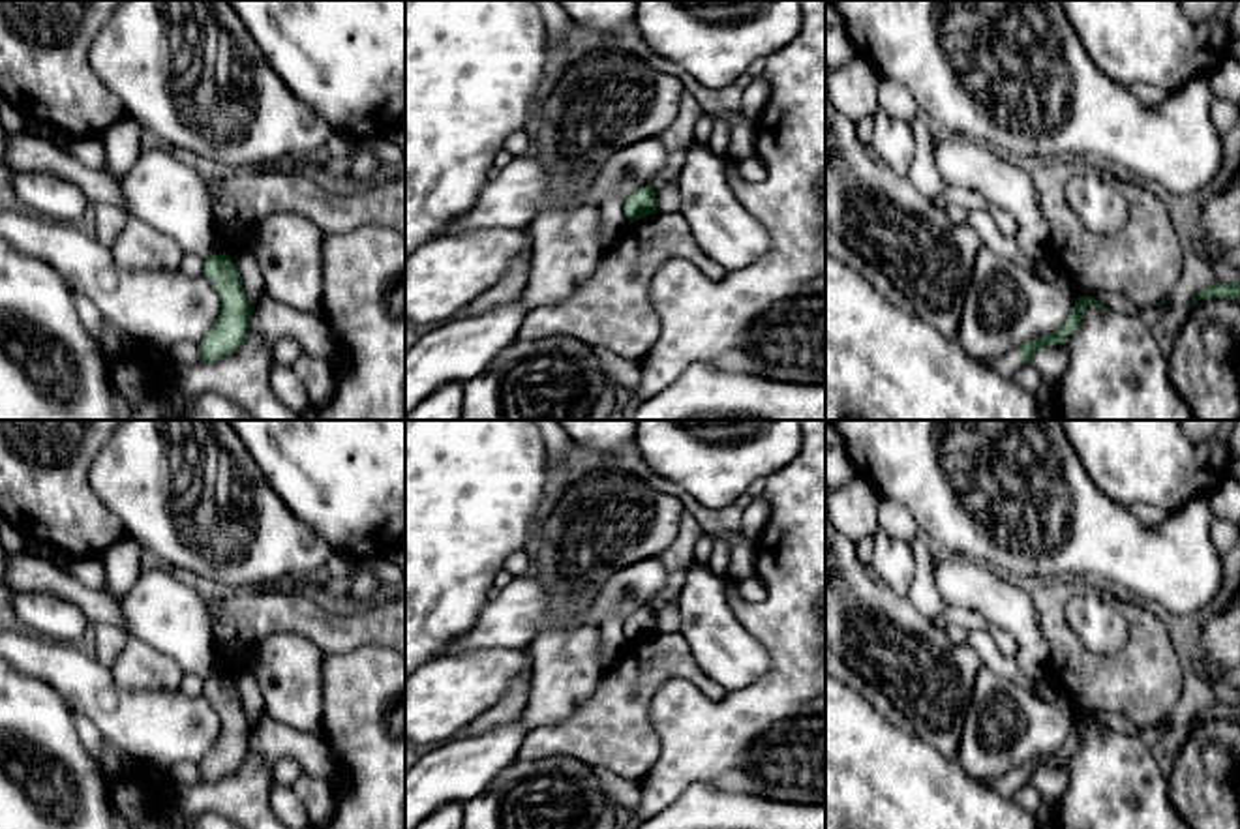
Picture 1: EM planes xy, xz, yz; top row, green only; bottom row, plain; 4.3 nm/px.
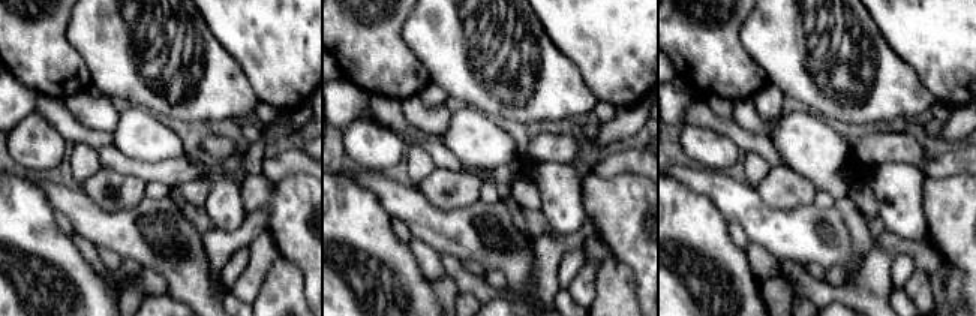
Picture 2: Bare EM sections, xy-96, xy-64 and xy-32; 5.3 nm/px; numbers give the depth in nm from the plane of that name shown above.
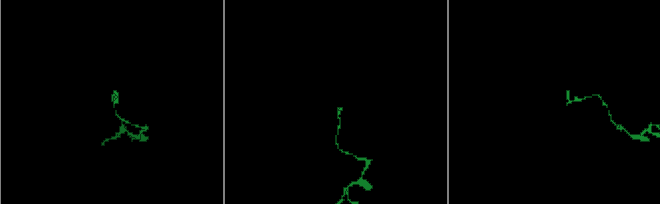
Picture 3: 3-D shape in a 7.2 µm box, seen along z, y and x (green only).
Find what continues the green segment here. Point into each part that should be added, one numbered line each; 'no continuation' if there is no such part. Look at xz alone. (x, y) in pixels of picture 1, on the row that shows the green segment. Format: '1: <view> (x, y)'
no continuation

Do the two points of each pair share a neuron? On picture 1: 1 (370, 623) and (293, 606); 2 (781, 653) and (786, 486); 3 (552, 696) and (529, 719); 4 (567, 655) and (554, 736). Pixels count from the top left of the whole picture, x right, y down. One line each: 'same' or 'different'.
1: same
2: same
3: same
4: different

